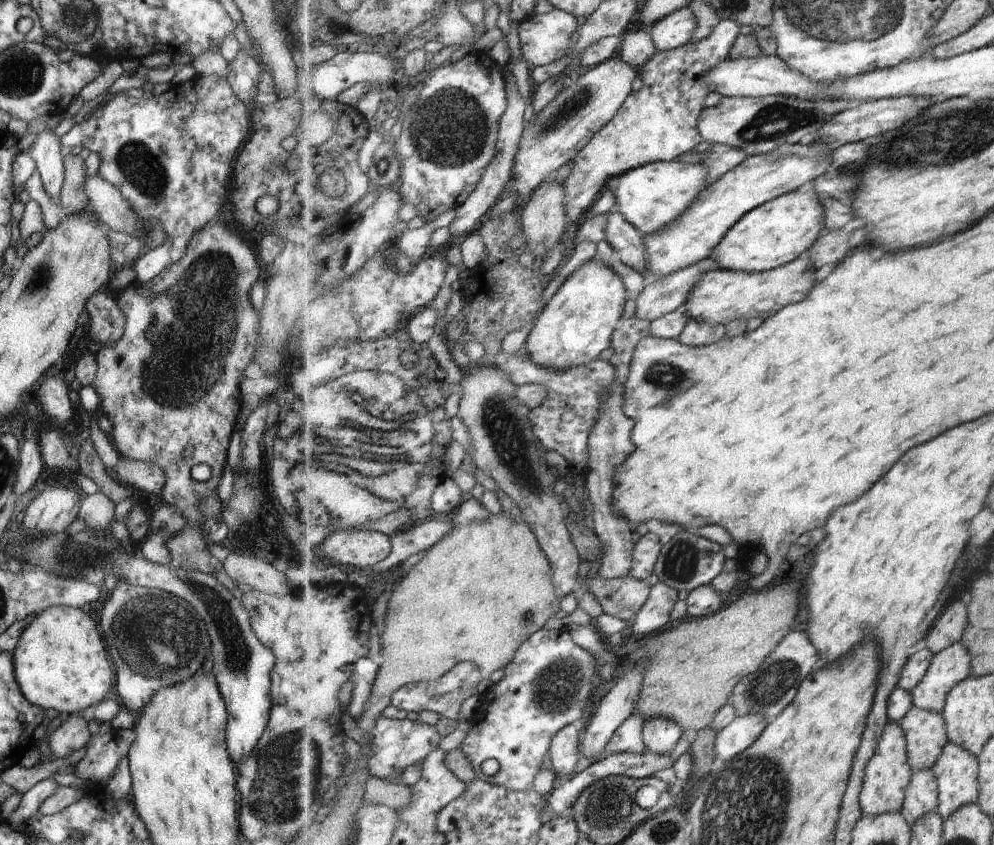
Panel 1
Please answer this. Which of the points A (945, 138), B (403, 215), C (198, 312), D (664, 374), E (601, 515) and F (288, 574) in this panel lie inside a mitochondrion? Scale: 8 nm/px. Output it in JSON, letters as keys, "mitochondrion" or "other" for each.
{"A":"mitochondrion","B":"other","C":"mitochondrion","D":"mitochondrion","E":"other","F":"other"}

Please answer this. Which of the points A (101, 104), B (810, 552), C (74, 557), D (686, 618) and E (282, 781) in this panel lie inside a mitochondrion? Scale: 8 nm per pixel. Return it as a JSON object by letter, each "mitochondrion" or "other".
{"A":"other","B":"other","C":"mitochondrion","D":"other","E":"mitochondrion"}

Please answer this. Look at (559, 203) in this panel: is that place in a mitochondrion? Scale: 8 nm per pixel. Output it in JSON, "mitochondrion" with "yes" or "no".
{"mitochondrion":"no"}

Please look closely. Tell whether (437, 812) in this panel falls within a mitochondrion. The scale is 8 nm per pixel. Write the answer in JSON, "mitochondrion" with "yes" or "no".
{"mitochondrion":"no"}

